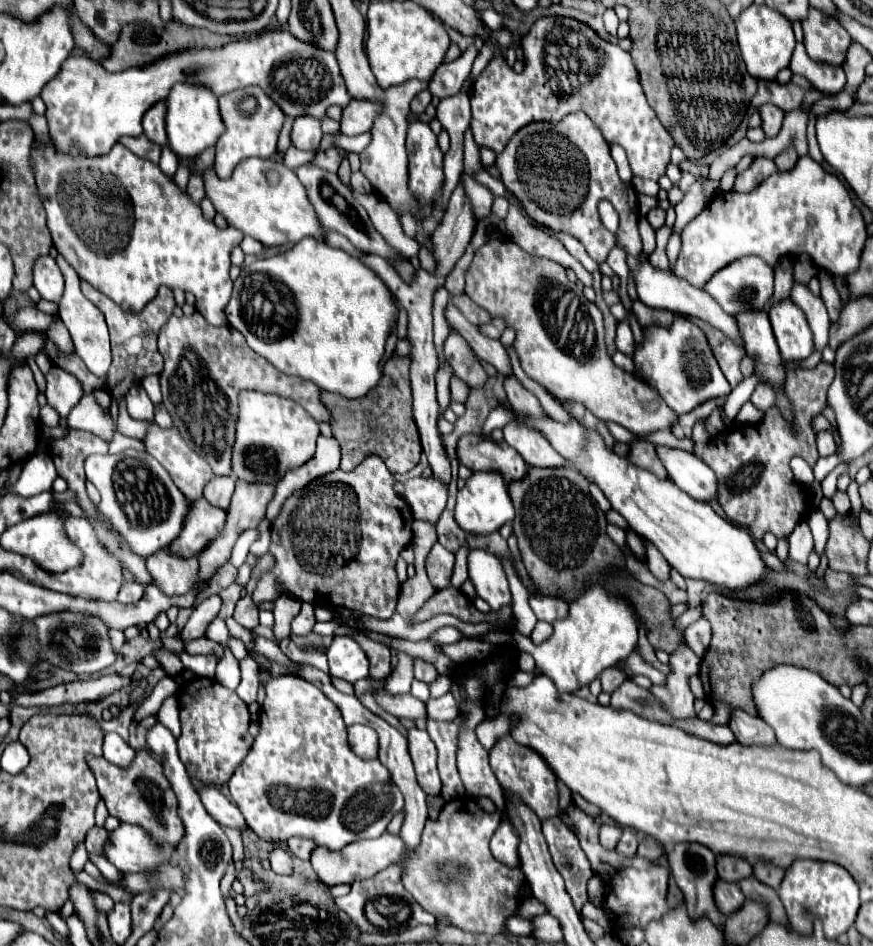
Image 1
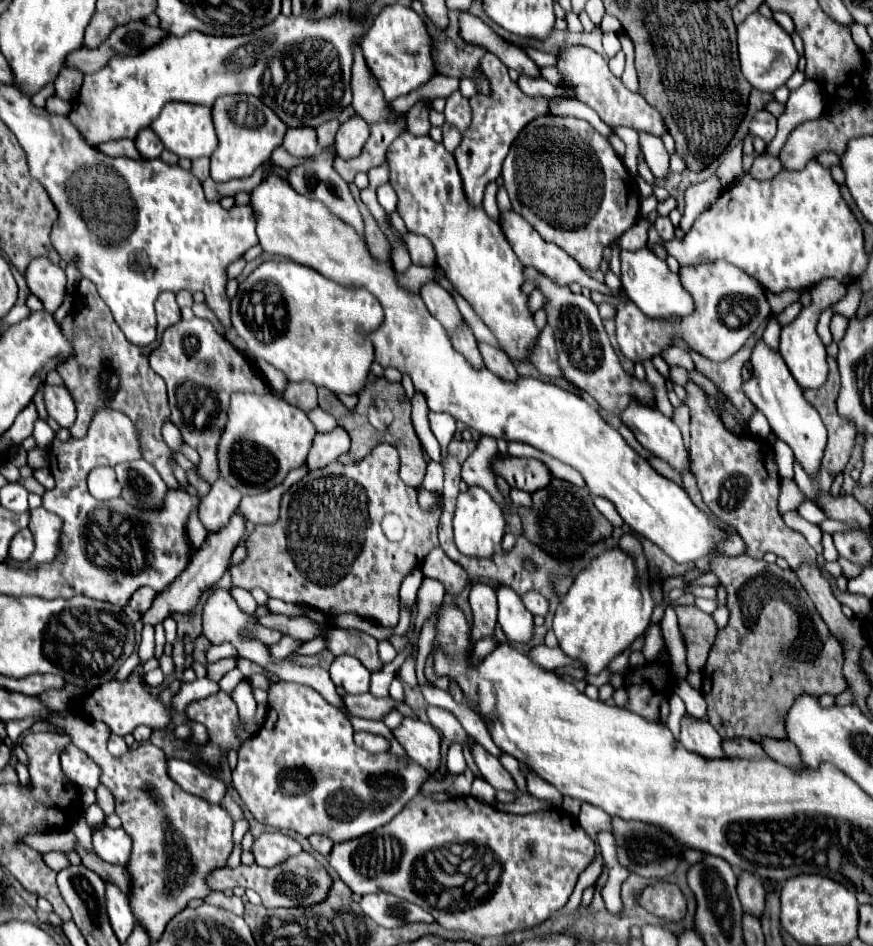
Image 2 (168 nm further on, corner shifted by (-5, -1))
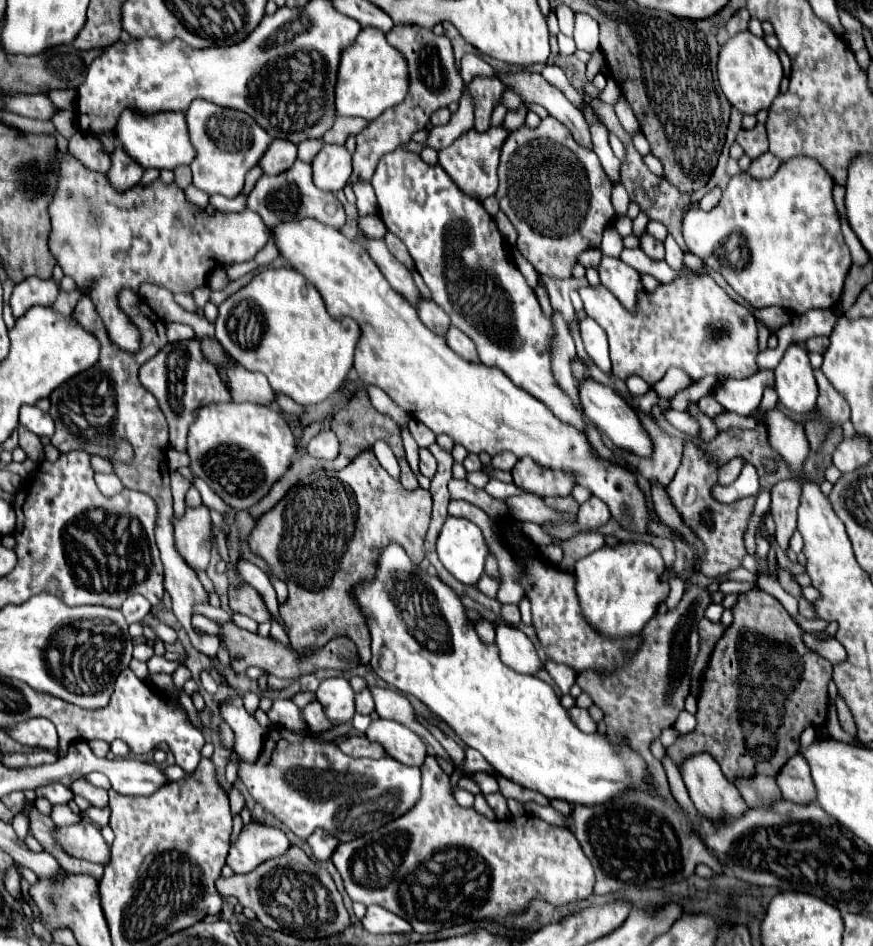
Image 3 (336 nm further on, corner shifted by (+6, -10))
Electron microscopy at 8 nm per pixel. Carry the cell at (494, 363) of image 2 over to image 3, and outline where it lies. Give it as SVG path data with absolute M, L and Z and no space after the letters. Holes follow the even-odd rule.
M449 327L447 345L449 345L459 357L463 357L465 361L469 361L469 363L481 363L481 361L479 361L479 355L477 355L475 343L473 343L463 331L459 331L457 327Z

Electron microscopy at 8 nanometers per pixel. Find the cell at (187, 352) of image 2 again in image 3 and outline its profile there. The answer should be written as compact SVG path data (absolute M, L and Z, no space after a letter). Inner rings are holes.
M197 337L187 339L187 341L177 341L177 343L167 343L153 359L149 359L147 363L141 365L139 369L139 381L143 383L145 389L153 391L161 411L167 417L167 425L169 425L169 437L171 437L171 445L177 451L187 451L187 433L189 433L189 425L195 421L197 417L197 409L205 403L225 403L225 401L233 401L229 389L221 383L217 369L213 367L211 361L205 359L203 351L201 351L201 341ZM171 353L179 353L179 361L177 367L171 371L167 365L167 359ZM179 381L183 383L183 393L179 393Z

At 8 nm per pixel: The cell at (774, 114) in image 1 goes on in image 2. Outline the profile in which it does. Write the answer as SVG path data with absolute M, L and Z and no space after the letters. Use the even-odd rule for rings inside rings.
M766 110L756 112L756 116L750 122L750 134L758 136L766 144L770 144L772 138L776 136L776 118L770 112L766 112Z

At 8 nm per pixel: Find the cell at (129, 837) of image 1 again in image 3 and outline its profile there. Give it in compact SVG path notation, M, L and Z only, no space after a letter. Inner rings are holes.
M81 821L71 827L59 827L55 837L61 847L77 859L99 865L107 865L111 861L111 847L103 839L99 827L91 825L89 821Z

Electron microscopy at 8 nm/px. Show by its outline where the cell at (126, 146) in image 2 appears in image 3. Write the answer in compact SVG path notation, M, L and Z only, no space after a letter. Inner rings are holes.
M77 131L69 139L69 153L75 155L85 167L105 173L105 169L111 167L111 153L103 149L99 139L85 135L83 131Z

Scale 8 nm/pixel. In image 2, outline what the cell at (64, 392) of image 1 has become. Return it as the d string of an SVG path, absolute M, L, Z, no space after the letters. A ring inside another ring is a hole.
M44 386L44 404L48 416L54 418L62 428L70 428L76 420L76 406L66 386Z

